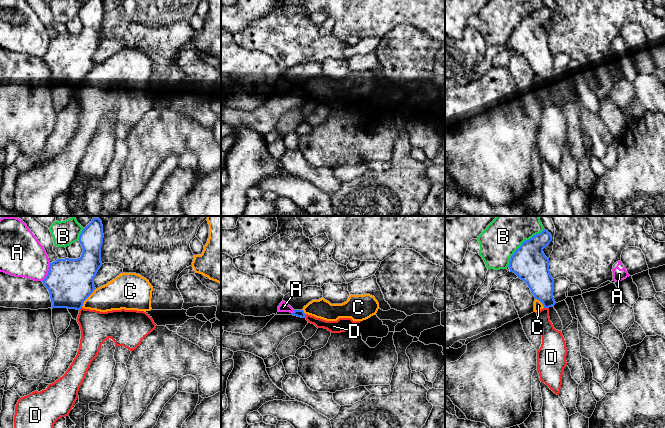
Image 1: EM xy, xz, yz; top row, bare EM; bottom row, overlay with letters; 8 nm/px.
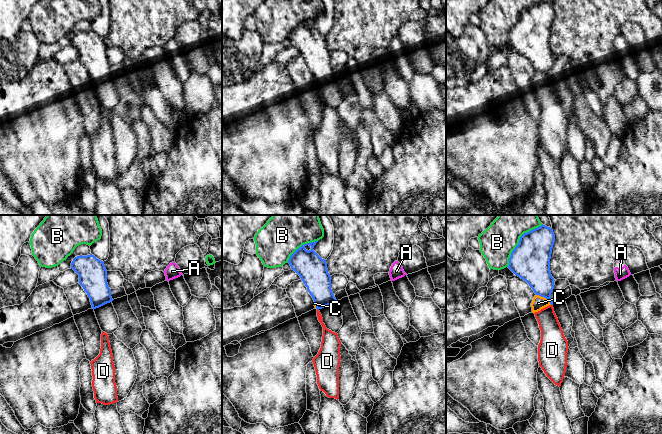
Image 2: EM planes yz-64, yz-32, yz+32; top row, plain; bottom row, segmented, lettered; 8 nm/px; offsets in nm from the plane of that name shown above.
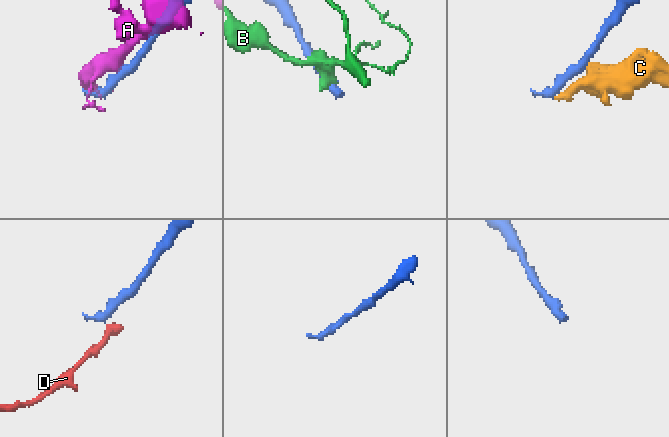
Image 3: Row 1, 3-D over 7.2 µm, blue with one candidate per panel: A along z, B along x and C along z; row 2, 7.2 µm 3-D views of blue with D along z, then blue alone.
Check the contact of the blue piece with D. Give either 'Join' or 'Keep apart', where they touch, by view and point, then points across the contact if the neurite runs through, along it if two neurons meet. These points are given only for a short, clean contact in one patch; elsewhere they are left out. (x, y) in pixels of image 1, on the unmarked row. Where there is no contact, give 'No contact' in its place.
Keep apart. Touches blue at yz (546, 83). Boundary: yz (544, 83), (548, 84)

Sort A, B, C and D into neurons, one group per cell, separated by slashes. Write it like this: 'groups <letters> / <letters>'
groups A / B / C D

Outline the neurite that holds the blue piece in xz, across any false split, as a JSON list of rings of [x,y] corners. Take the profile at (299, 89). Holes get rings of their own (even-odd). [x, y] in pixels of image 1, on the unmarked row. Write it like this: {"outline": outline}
{"outline": [[[294,86],[291,91],[276,90],[263,105],[253,111],[224,107],[221,123],[233,128],[249,128],[264,136],[276,128],[285,113],[302,108],[307,100],[303,86]]]}

